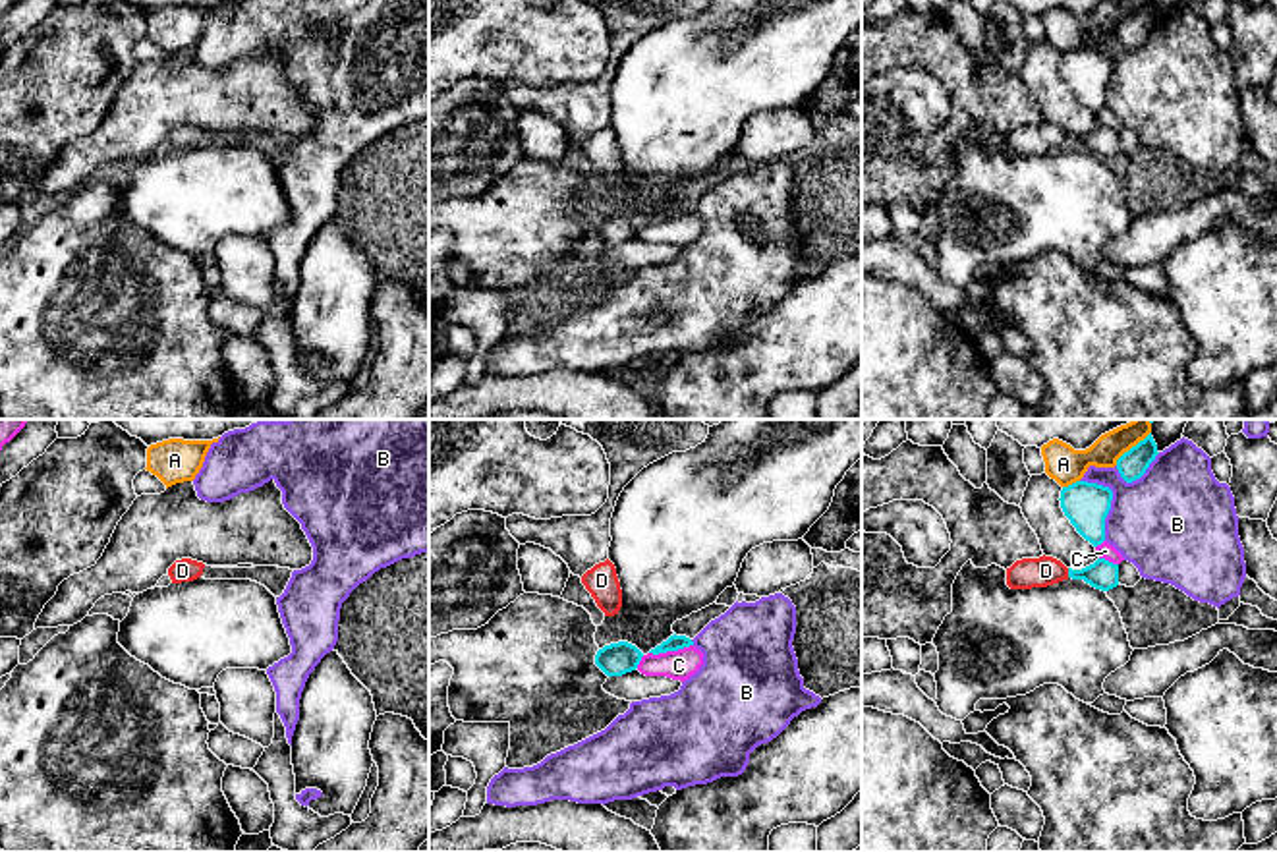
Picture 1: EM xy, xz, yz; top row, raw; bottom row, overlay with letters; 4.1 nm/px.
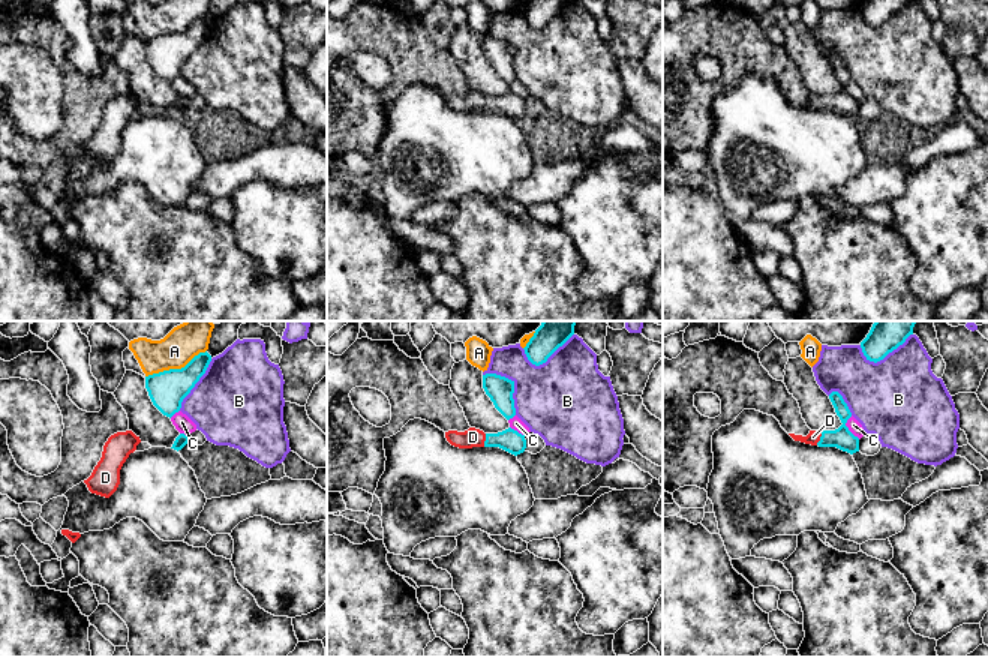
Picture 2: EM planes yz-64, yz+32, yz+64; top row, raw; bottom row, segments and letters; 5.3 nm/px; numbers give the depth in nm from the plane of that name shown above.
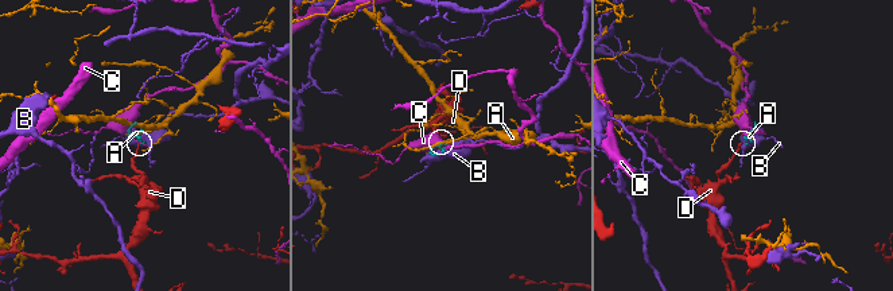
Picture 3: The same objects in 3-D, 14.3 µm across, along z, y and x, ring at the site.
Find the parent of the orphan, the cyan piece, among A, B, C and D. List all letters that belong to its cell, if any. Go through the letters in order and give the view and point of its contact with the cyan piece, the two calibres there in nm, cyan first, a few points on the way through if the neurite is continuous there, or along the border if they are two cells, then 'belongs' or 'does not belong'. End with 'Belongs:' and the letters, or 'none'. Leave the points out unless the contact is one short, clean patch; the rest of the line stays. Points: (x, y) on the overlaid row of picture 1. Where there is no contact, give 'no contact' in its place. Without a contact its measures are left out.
A: yz (1073, 483) | 190/150 nm | does not belong
B: yz (1111, 499) | 190/440 nm | does not belong
C: xz (671, 650) | 70/130 nm | does not belong
D: yz (1069, 572) | 120/130 nm | across yz (1102, 574), (1069, 572), (1046, 570) | belongs
Belongs: D

